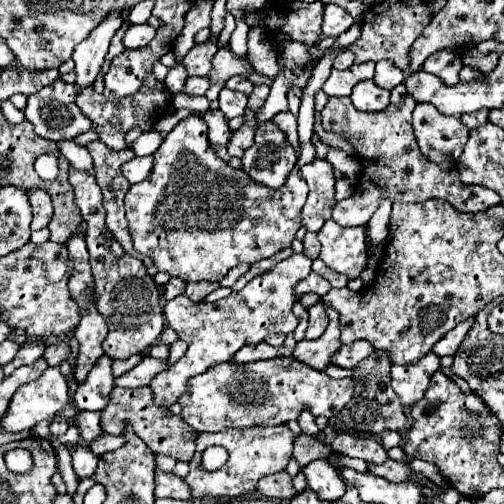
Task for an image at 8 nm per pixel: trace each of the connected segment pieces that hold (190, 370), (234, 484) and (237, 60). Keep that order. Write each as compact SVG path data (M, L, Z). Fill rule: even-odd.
M293 254L291 258L279 262L273 270L255 276L243 290L229 294L227 298L213 304L197 304L191 302L185 294L169 300L163 306L163 314L167 324L177 332L177 336L187 342L187 352L167 370L159 372L151 380L153 402L157 406L169 408L187 392L187 380L203 374L215 364L229 362L233 354L247 344L261 344L269 334L289 334L297 326L297 318L291 310L295 296L293 286L311 272L311 258L305 254Z
M287 424L281 426L255 426L255 428L241 428L241 430L223 430L217 434L203 432L197 436L197 450L193 460L189 462L189 474L185 476L185 482L191 486L193 498L237 498L241 494L255 492L259 478L267 474L275 474L279 470L285 470L289 458L293 452L293 434L287 428ZM207 446L225 446L229 450L229 460L215 472L207 472L201 466L201 454Z
M223 46L217 50L215 58L213 58L213 70L209 72L209 80L211 80L211 86L207 90L207 98L209 100L217 100L217 94L219 90L225 86L225 82L231 78L231 76L249 76L251 72L255 72L251 60L249 60L249 54L245 56L239 56L235 54L231 48Z

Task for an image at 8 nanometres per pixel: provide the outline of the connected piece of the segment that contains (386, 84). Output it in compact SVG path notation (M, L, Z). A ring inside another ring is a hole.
M381 60L375 68L375 84L385 88L385 90L393 90L397 84L401 84L405 80L405 74L393 64L393 62L387 62L387 60Z

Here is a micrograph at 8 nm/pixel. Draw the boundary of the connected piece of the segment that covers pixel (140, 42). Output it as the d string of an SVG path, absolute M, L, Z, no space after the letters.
M143 24L143 26L131 26L129 30L127 30L127 34L123 36L123 44L131 50L131 48L141 48L141 46L145 46L147 42L151 42L153 38L155 38L155 34L157 34L157 30L153 28L153 26L149 26L149 24Z

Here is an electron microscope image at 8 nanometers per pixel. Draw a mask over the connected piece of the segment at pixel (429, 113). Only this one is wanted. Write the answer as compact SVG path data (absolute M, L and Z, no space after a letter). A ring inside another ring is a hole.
M417 104L413 130L419 150L435 164L457 162L469 138L469 130L461 124L459 116L445 116L429 104Z

